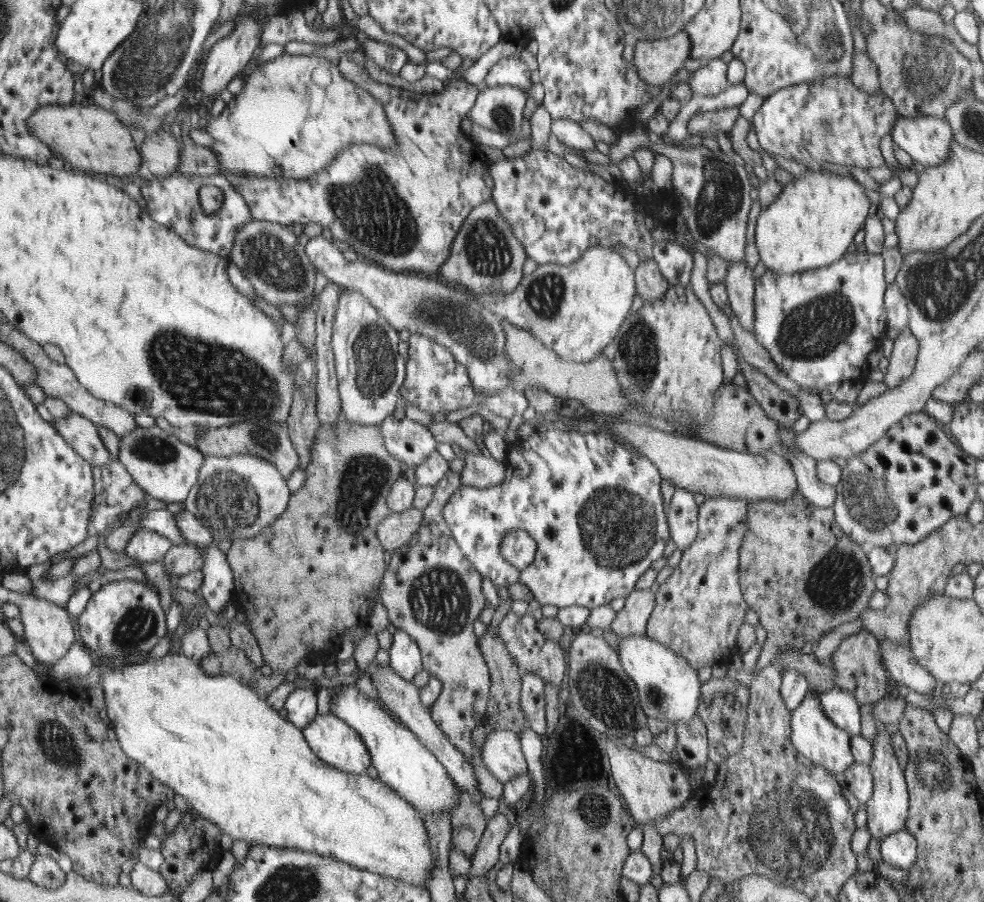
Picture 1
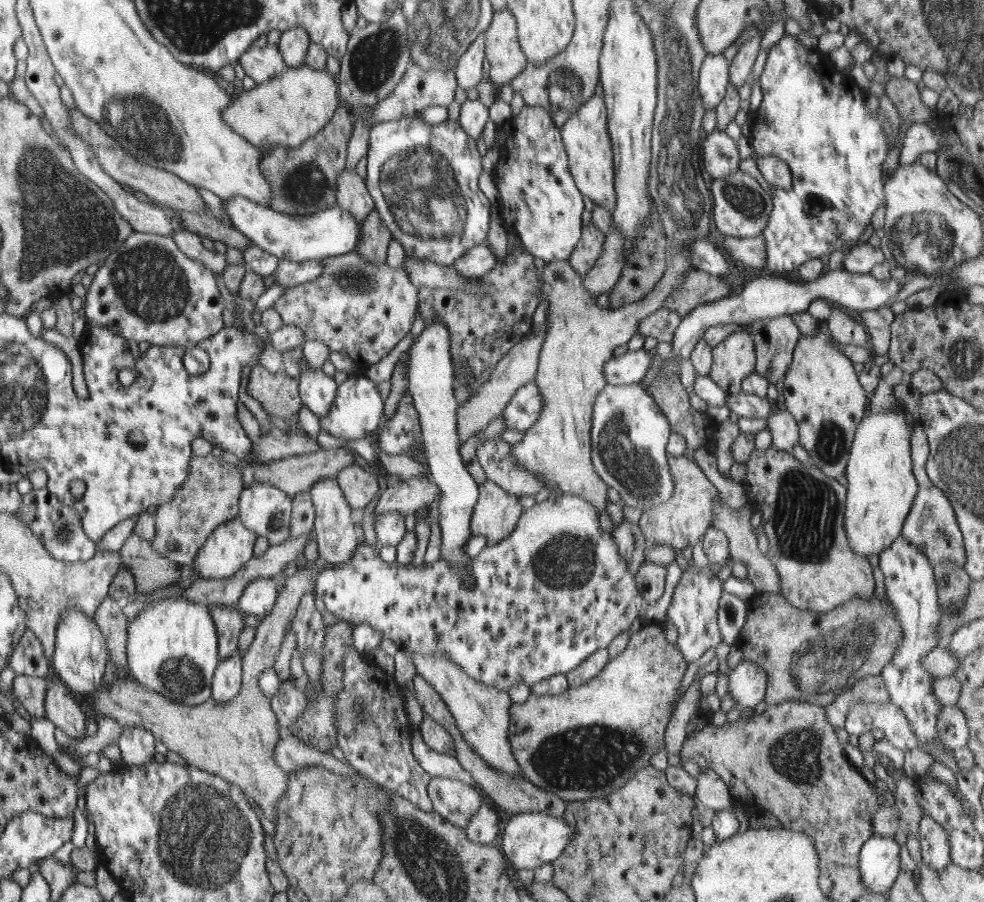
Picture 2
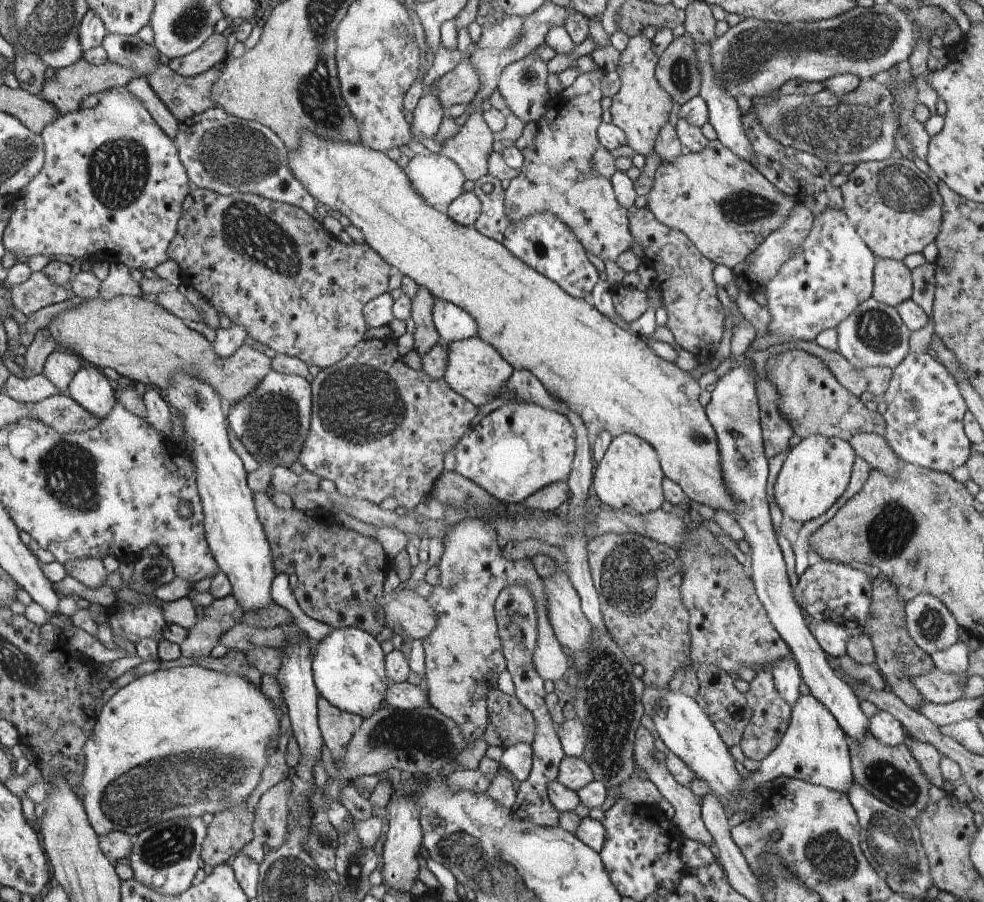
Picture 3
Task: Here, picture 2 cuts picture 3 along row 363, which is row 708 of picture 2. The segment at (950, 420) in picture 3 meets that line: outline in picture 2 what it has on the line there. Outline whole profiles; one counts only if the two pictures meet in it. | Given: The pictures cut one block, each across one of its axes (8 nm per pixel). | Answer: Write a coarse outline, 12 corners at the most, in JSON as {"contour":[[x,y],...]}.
{"contour":[[904,536],[879,554],[904,638],[882,678],[920,748],[942,704],[920,659],[938,646],[930,559]]}

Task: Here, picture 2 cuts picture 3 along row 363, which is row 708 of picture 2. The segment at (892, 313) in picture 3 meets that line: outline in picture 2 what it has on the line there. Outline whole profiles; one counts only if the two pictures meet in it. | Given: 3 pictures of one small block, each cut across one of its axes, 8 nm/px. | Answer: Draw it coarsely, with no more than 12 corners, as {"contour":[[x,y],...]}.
{"contour":[[856,700],[845,722],[848,734],[880,728],[906,752],[919,746],[904,711],[892,701]]}

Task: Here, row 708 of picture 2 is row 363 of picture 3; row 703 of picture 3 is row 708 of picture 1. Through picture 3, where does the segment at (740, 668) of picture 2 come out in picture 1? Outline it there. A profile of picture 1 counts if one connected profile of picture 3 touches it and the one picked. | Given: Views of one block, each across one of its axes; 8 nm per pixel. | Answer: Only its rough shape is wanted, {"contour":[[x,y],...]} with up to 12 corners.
{"contour":[[838,687],[819,693],[820,706],[850,736],[861,728],[860,704]]}

